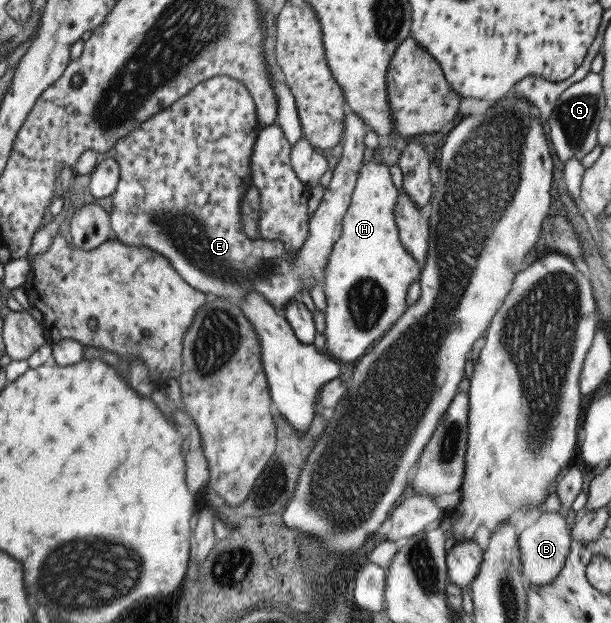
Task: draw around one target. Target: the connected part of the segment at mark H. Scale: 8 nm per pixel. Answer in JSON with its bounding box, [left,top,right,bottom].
[323,157,422,361]

